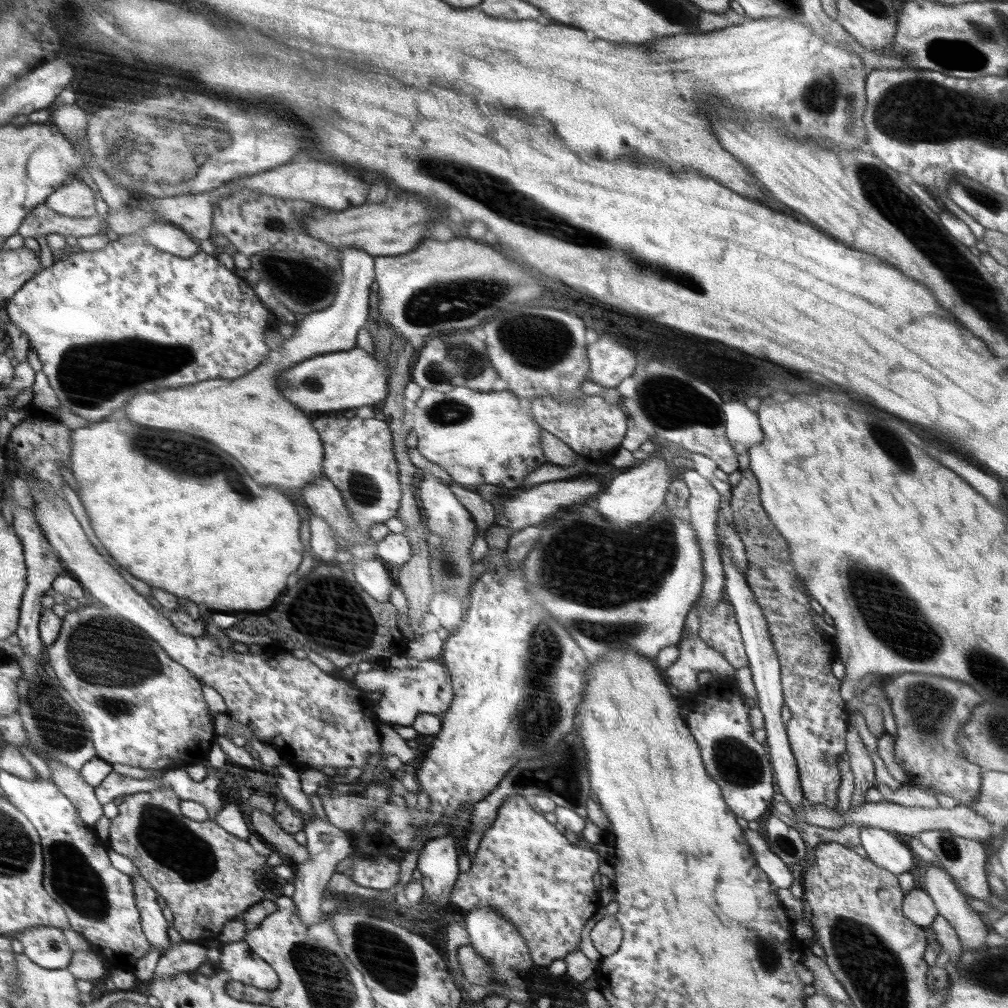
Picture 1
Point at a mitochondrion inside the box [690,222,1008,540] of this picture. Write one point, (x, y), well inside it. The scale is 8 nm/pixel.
(900, 456)

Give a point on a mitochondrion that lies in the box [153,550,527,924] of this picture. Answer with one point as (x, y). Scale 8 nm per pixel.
(333, 589)

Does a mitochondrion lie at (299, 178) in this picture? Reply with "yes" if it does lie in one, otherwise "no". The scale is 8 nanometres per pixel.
no

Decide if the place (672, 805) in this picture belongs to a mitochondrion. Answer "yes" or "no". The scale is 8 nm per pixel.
no

